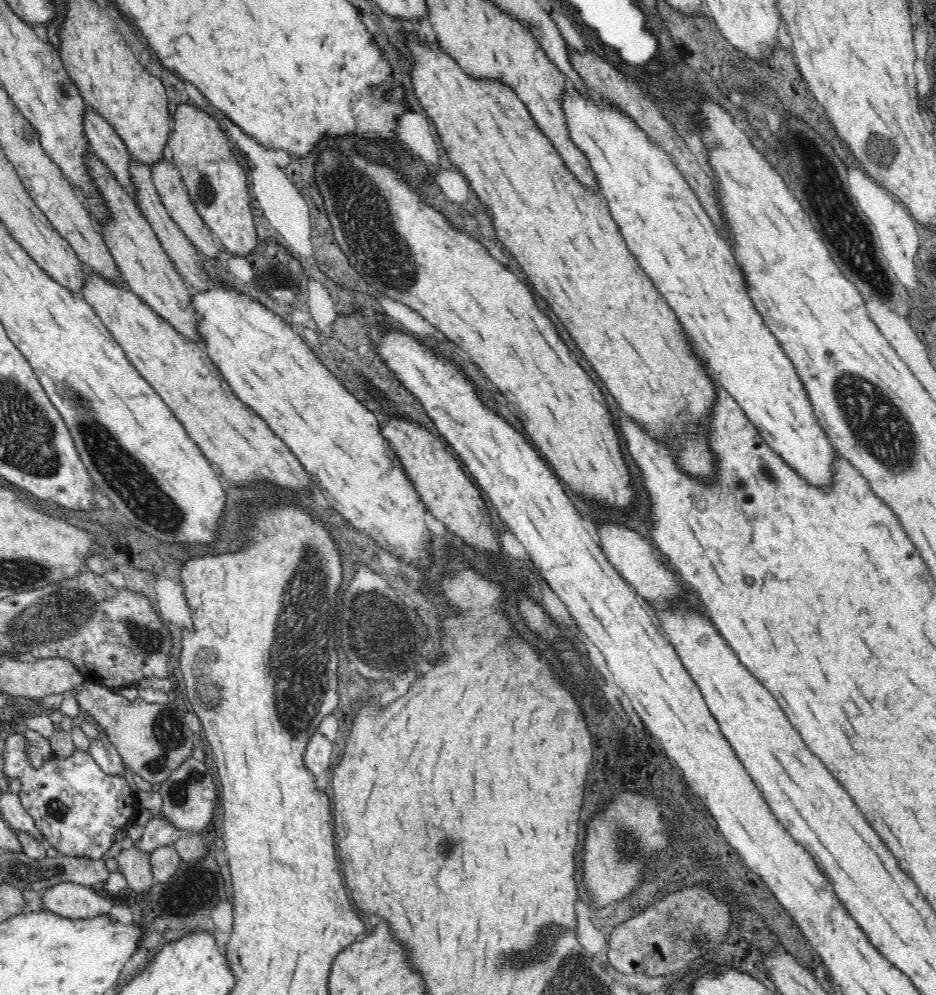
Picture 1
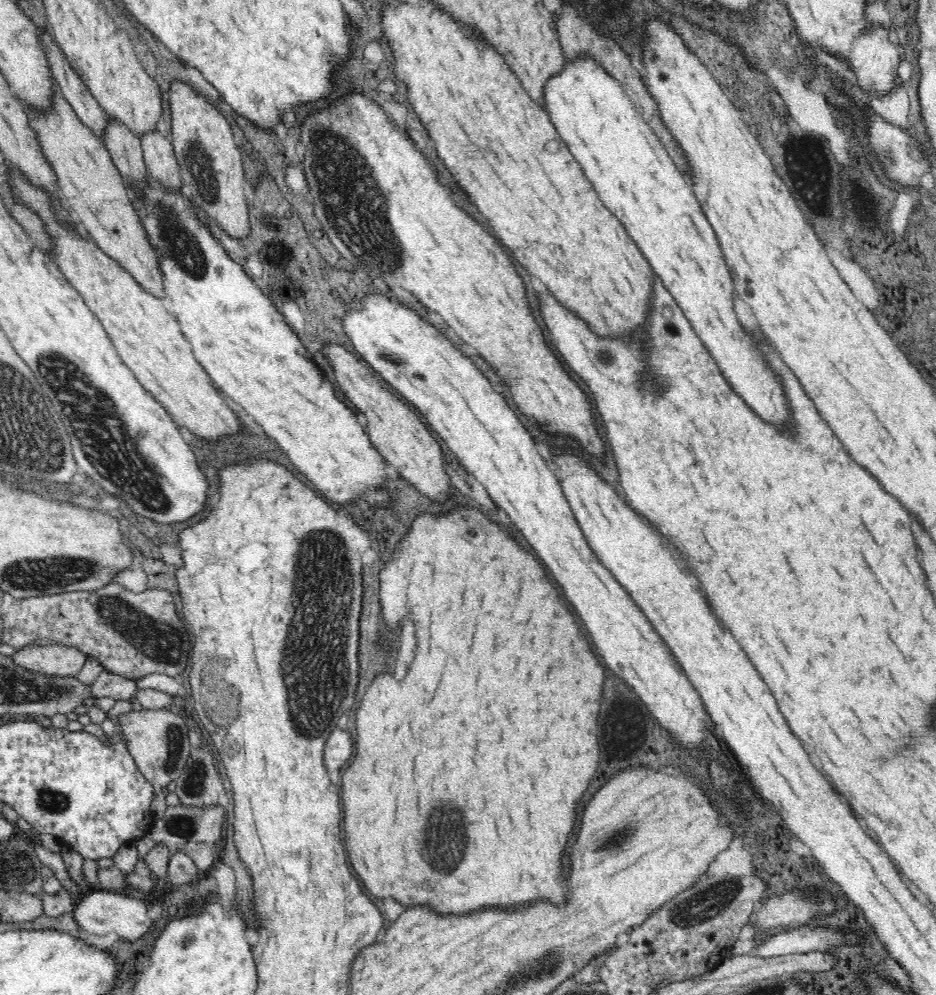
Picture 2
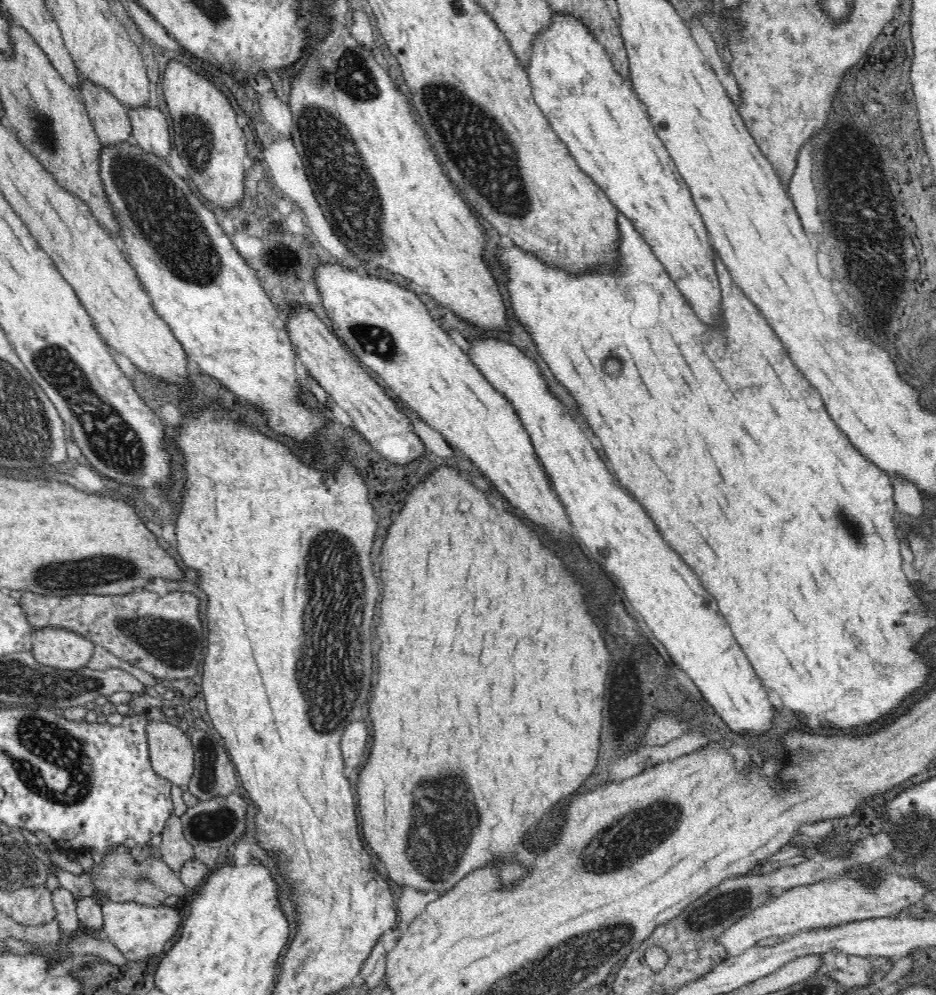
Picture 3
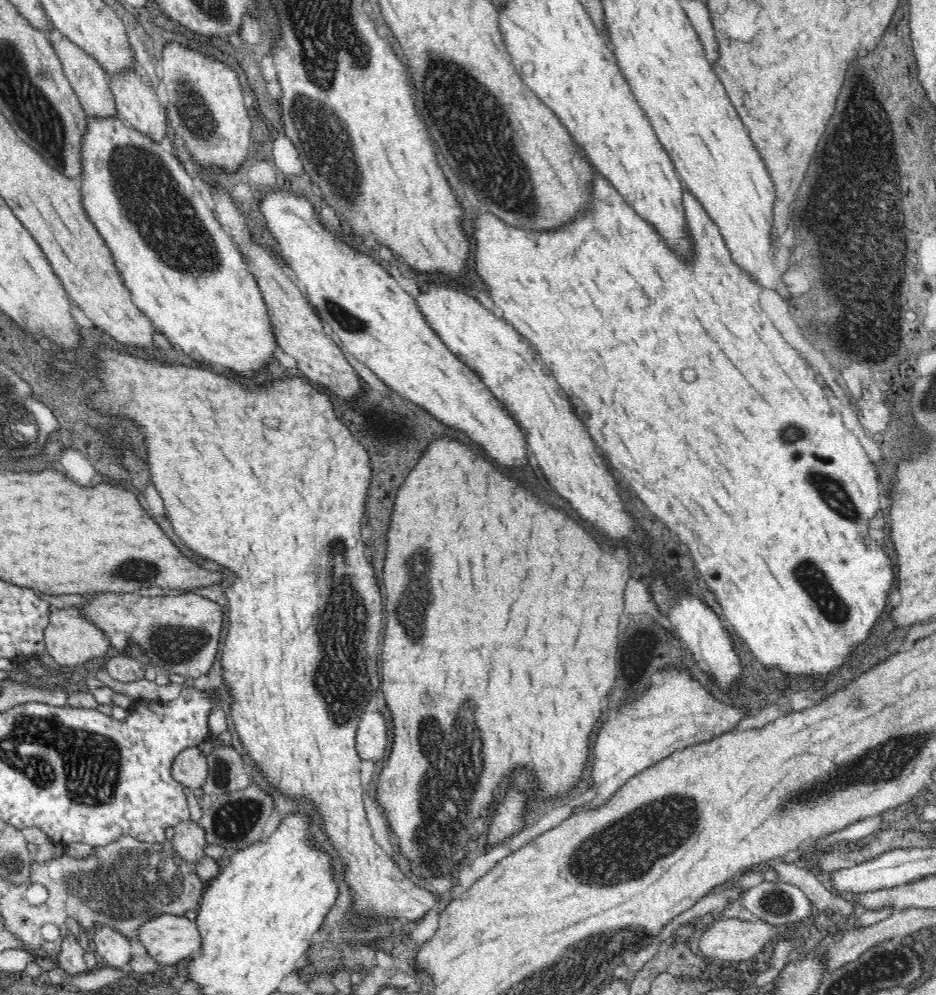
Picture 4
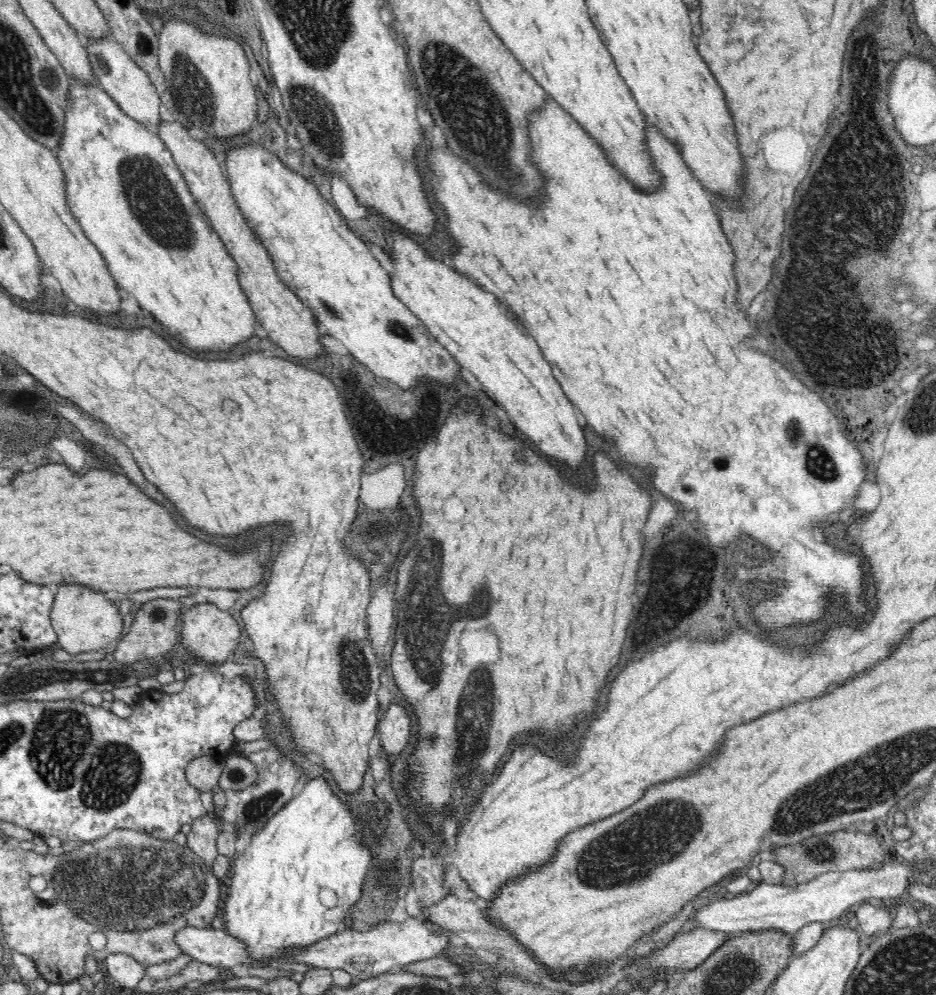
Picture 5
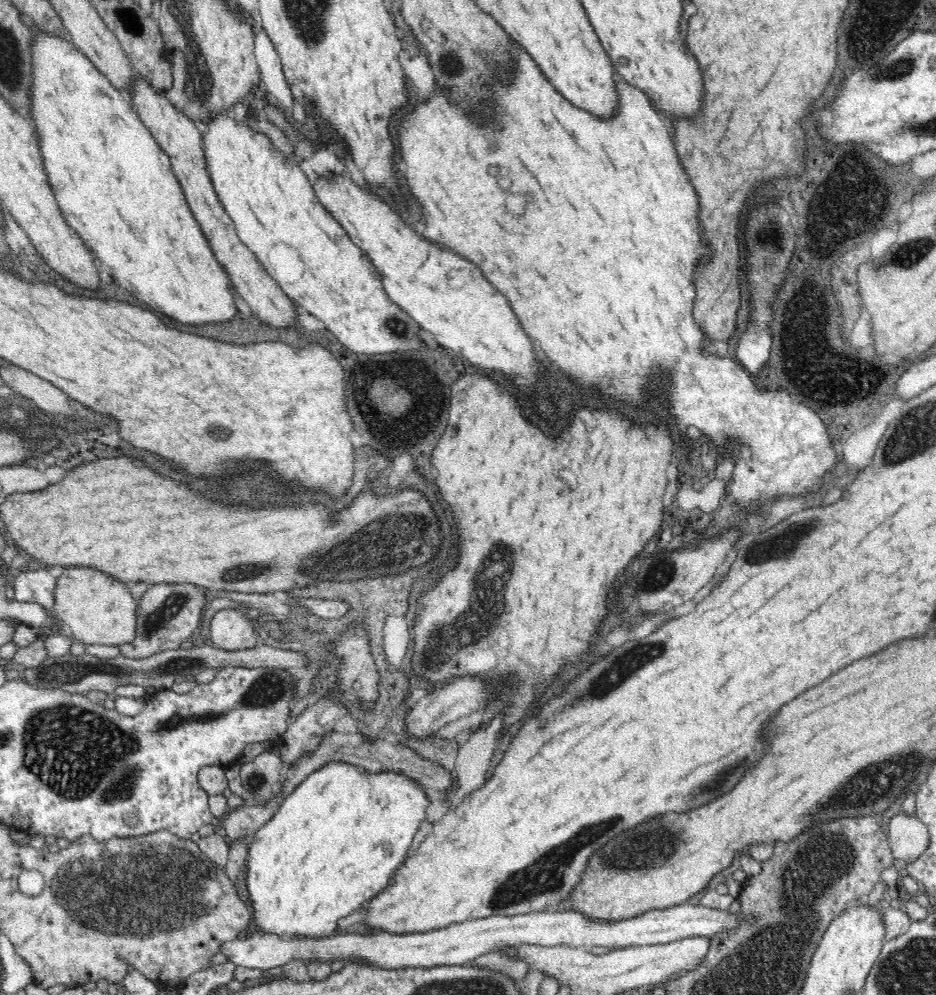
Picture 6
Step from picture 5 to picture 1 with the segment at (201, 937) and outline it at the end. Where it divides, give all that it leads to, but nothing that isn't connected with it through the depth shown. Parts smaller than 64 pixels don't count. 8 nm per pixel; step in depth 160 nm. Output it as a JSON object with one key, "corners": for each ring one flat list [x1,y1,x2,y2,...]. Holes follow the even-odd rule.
{"corners":[[70,882,48,887,40,894,44,910,72,918,96,913,102,909,103,912,110,912,110,908,119,903,117,898]]}

